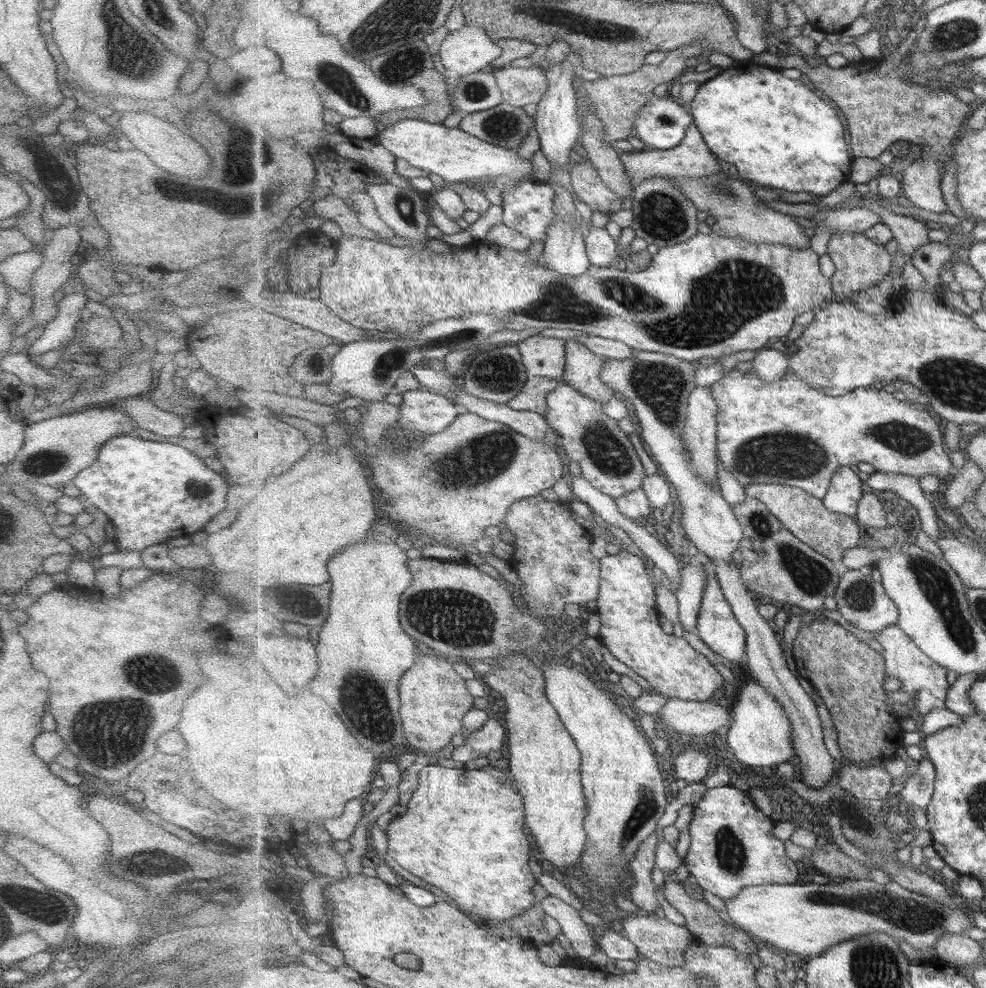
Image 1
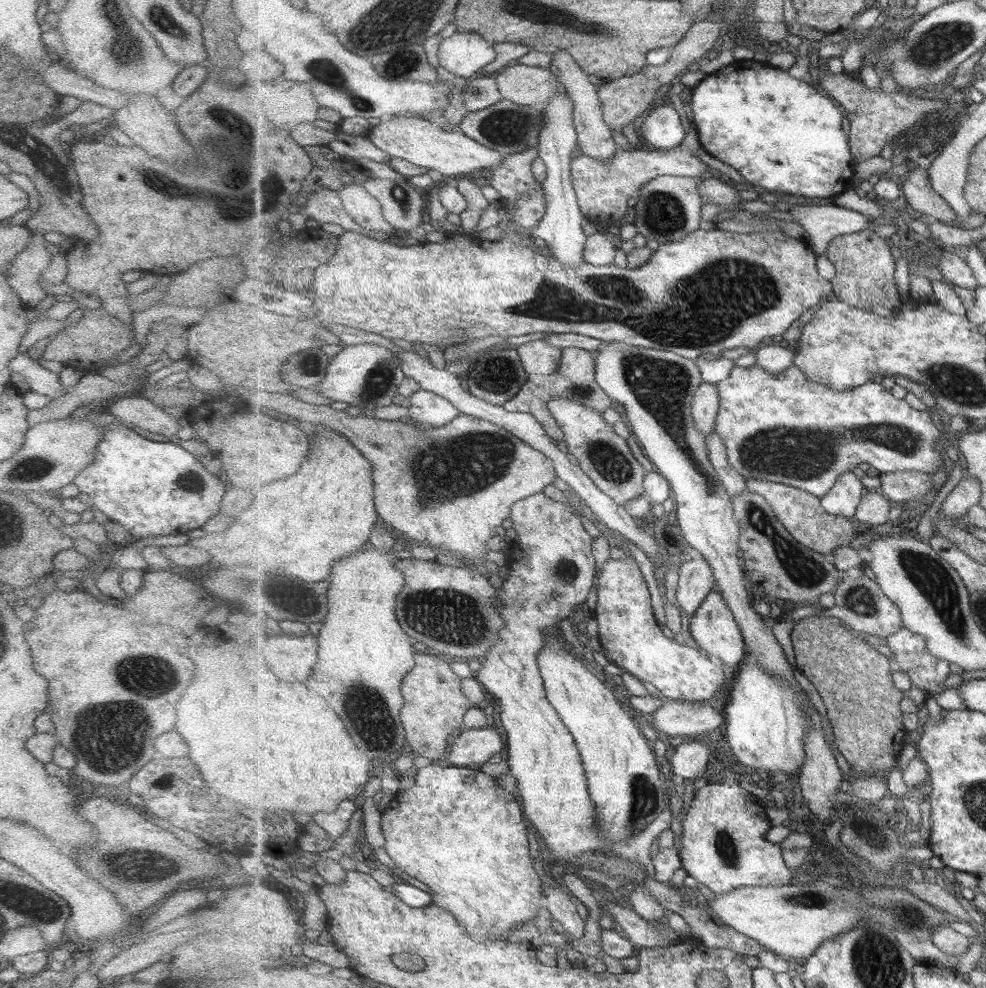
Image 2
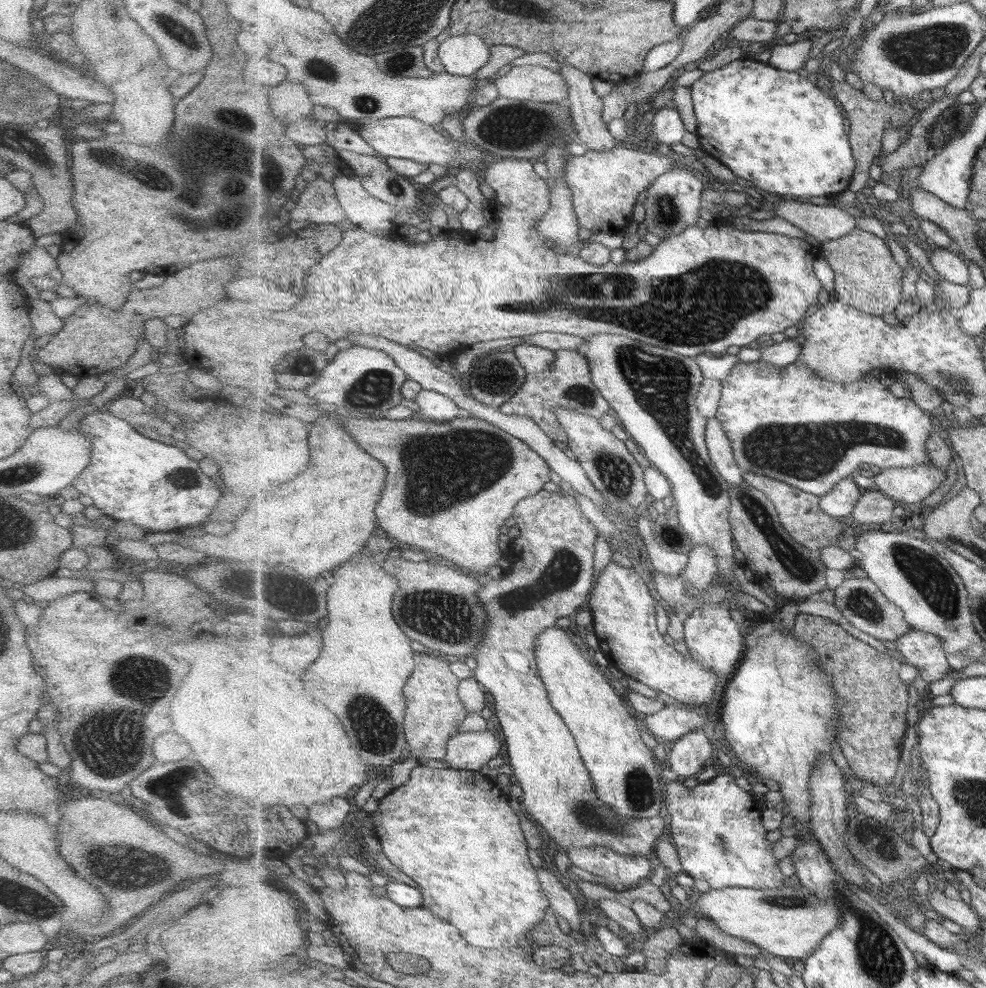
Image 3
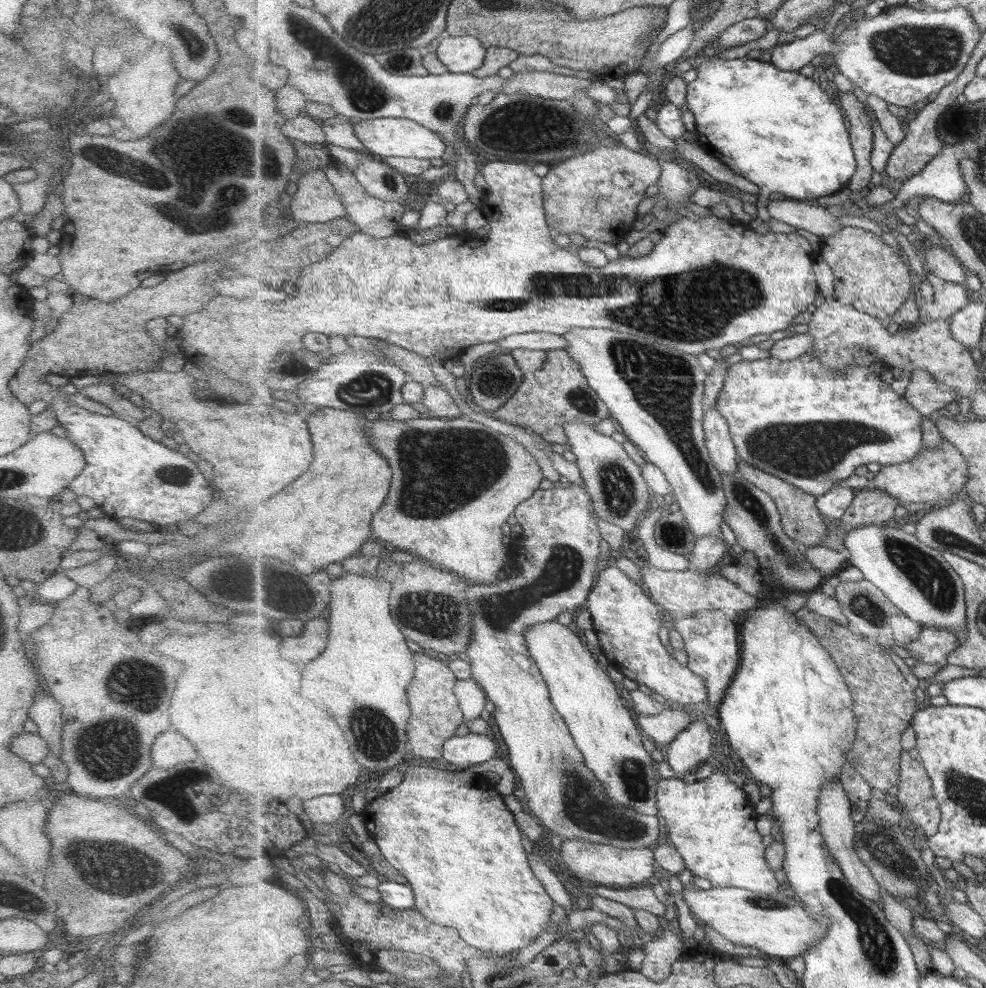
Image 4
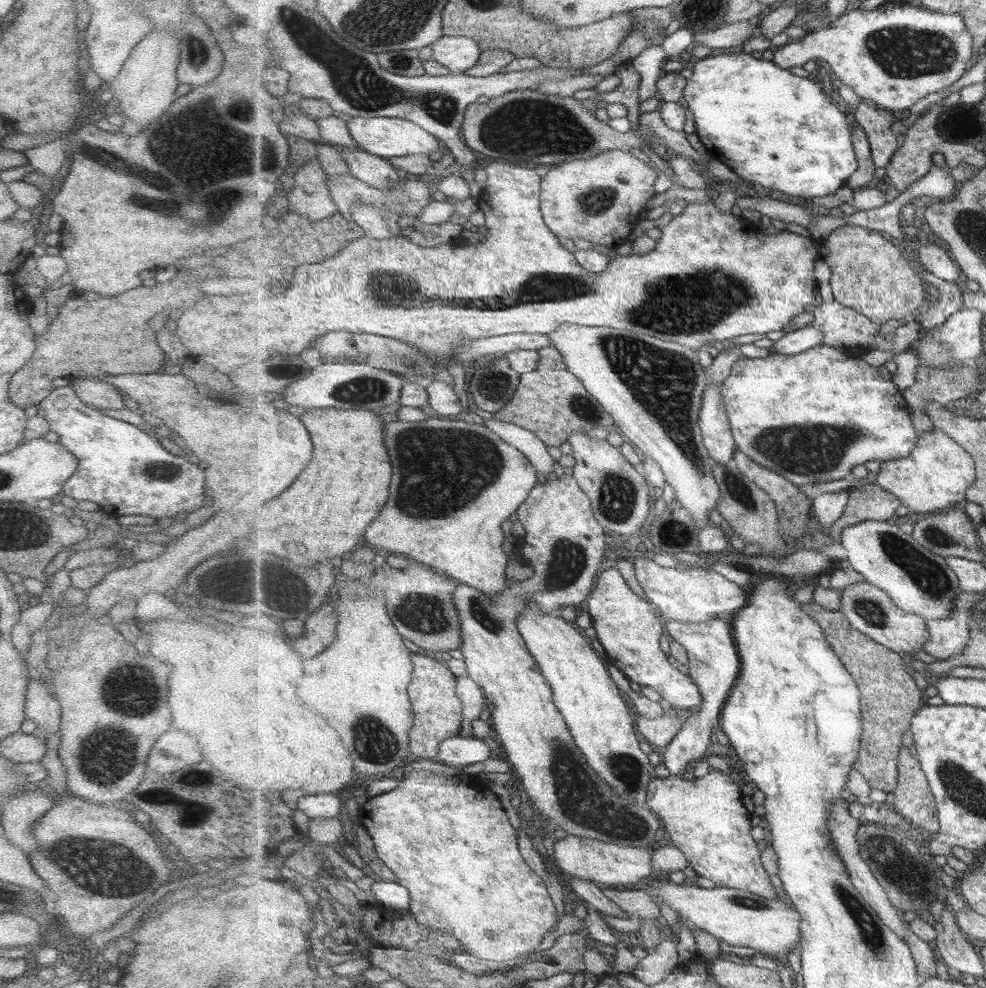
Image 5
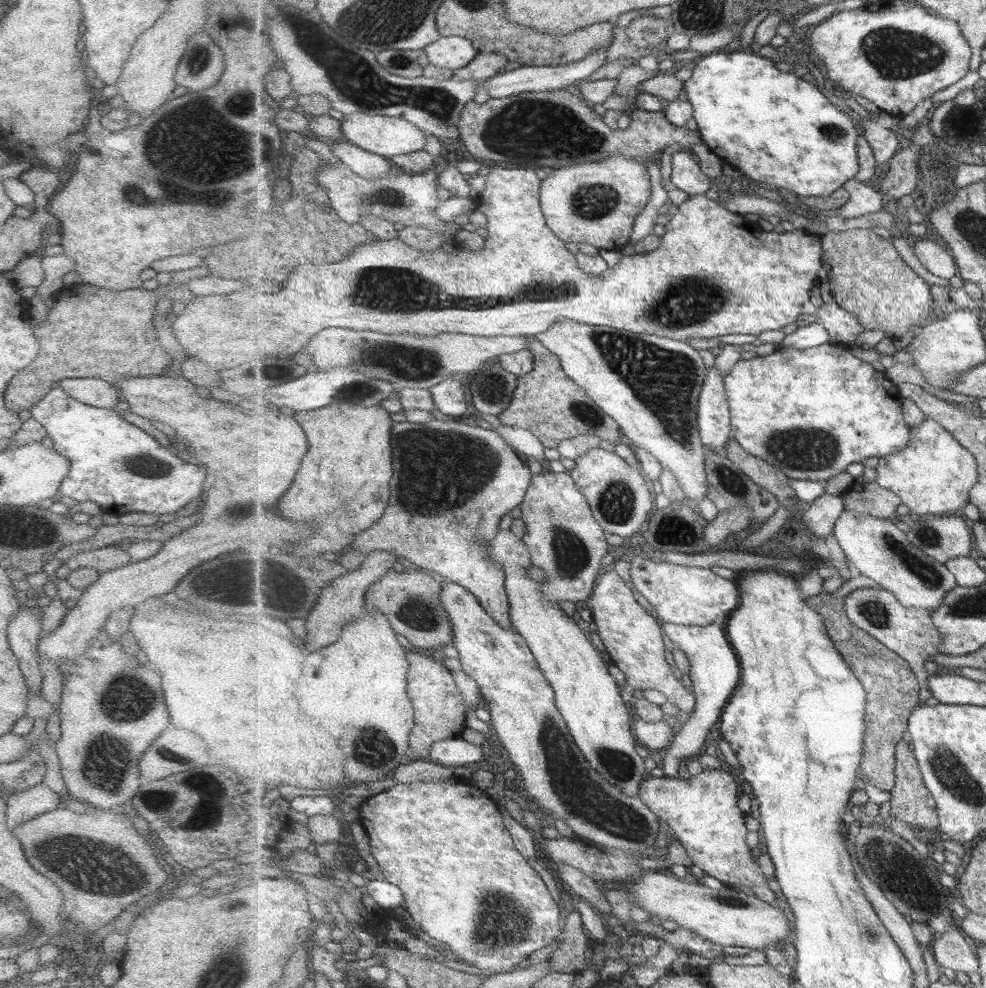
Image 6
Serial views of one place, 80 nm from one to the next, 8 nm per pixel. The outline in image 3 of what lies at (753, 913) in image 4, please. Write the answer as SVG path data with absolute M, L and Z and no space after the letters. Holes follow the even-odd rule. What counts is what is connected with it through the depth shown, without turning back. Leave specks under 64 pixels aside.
M803 886L799 889L791 889L788 887L779 887L777 889L767 889L767 890L759 890L755 888L741 888L741 887L729 887L729 888L722 888L722 889L713 889L711 888L706 893L701 893L699 895L698 900L693 898L693 892L691 891L692 896L692 908L696 913L701 914L705 918L709 918L715 924L719 925L721 930L724 930L725 933L734 936L735 938L740 938L741 940L746 940L747 942L751 942L756 944L759 948L763 950L764 953L770 953L773 956L779 956L783 960L791 962L797 959L804 959L806 960L810 957L816 950L821 946L822 940L832 931L838 928L839 923L841 922L840 919L840 909L837 909L837 905L835 905L835 901L833 899L829 899L829 901L819 901L817 899L816 894L810 892Z

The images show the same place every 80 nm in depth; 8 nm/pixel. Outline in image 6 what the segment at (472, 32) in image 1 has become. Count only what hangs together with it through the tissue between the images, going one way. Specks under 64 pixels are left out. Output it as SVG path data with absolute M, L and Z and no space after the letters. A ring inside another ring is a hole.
M458 34L441 37L436 43L428 44L424 48L424 52L430 64L454 71L465 68L476 59L479 53L469 39L463 38Z

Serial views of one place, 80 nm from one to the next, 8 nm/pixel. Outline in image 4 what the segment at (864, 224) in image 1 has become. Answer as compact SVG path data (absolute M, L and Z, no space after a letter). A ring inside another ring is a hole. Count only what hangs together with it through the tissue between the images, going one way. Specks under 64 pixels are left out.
M773 200L768 204L770 217L796 228L802 228L825 239L845 226L839 225L840 216L833 209L807 206L801 201Z

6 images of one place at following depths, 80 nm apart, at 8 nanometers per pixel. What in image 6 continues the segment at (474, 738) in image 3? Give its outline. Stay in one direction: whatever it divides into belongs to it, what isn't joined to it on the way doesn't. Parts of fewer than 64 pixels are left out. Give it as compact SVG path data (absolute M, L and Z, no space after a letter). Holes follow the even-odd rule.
M461 737L449 738L433 743L427 760L442 766L460 767L468 764L474 767L487 760L486 754L485 745L475 745Z

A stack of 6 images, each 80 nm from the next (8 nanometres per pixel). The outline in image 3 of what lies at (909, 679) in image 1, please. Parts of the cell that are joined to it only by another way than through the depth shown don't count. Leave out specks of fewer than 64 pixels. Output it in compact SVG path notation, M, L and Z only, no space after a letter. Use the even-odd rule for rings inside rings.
M911 630L895 642L895 647L905 658L905 663L921 670L921 677L928 684L942 680L951 671L945 642L935 634Z

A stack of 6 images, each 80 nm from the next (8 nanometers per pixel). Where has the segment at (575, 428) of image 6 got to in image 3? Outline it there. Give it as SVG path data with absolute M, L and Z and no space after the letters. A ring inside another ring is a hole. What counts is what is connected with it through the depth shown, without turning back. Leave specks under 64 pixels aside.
M557 350L551 368L545 373L528 374L521 390L499 409L507 415L529 416L547 436L567 444L568 436L563 433L560 420L557 418L558 408L576 410L581 414L595 416L595 419L599 420L611 412L609 401L593 382L588 360L579 350Z

